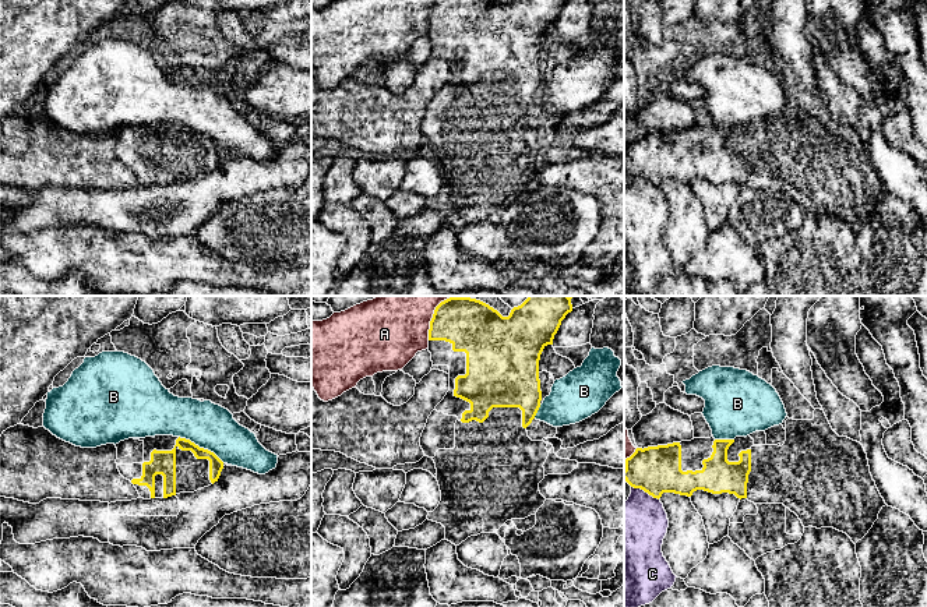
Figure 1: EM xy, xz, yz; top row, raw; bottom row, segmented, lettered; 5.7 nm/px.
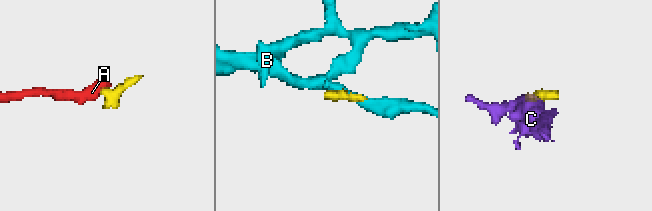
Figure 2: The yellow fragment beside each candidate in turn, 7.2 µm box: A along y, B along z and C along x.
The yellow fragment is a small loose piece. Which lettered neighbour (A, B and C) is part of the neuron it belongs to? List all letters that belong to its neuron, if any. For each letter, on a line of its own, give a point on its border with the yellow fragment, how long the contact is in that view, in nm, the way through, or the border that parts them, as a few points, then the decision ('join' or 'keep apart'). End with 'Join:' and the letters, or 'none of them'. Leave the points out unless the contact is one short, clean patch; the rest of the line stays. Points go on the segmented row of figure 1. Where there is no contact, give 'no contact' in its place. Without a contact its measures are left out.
A: xz (433, 317) | 280 nm | along xz (450, 296), (436, 307), (427, 339) | keep apart
B: xy (201, 448) | 300 nm | along xy (179, 436), (212, 451), (224, 462) | keep apart
C: yz (645, 491) | 180 nm | keep apart
Join: none of them

